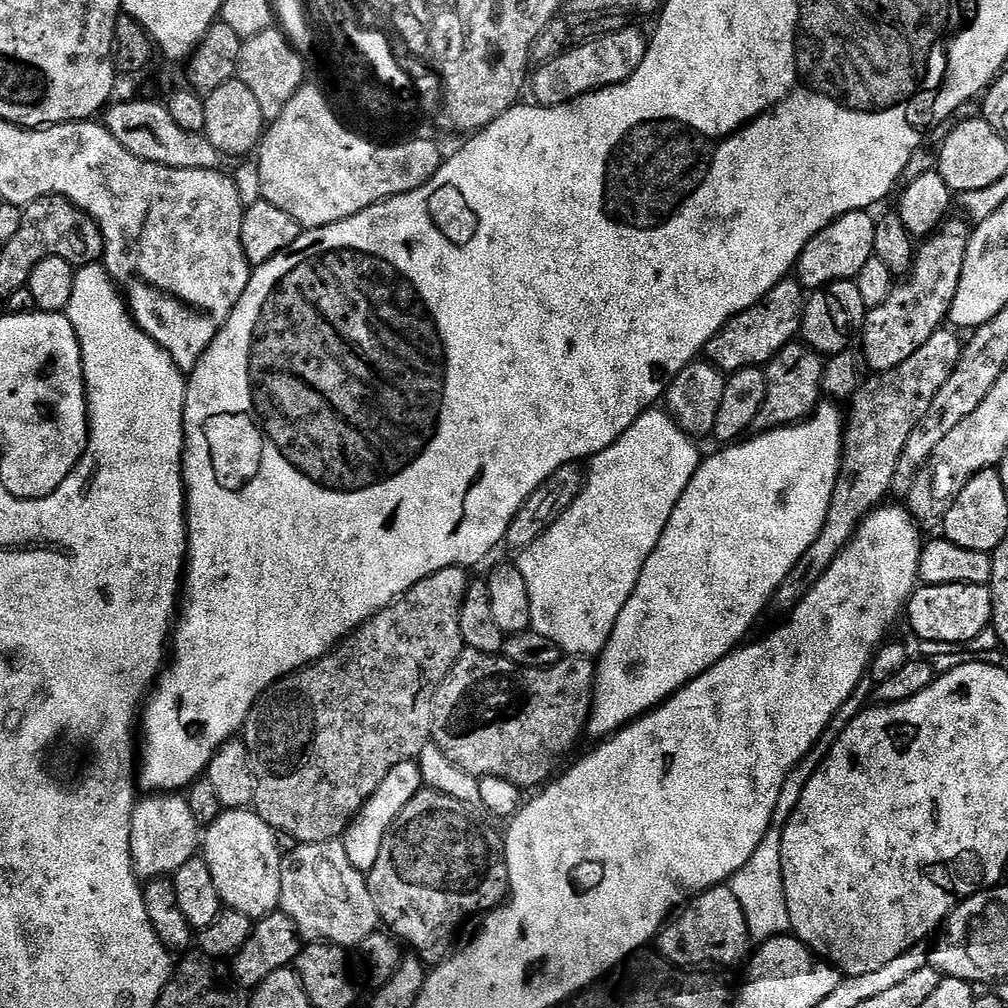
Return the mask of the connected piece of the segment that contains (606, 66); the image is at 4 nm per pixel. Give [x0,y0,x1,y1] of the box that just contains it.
[530,26,649,108]

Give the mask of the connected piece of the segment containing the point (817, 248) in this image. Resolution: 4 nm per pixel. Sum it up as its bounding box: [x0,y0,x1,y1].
[795,210,876,290]

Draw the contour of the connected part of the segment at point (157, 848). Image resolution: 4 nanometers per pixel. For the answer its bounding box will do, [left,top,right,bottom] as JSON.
[131,793,202,880]

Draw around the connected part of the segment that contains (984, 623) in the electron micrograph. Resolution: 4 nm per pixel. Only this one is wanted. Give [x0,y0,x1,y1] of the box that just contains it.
[906,584,992,646]

